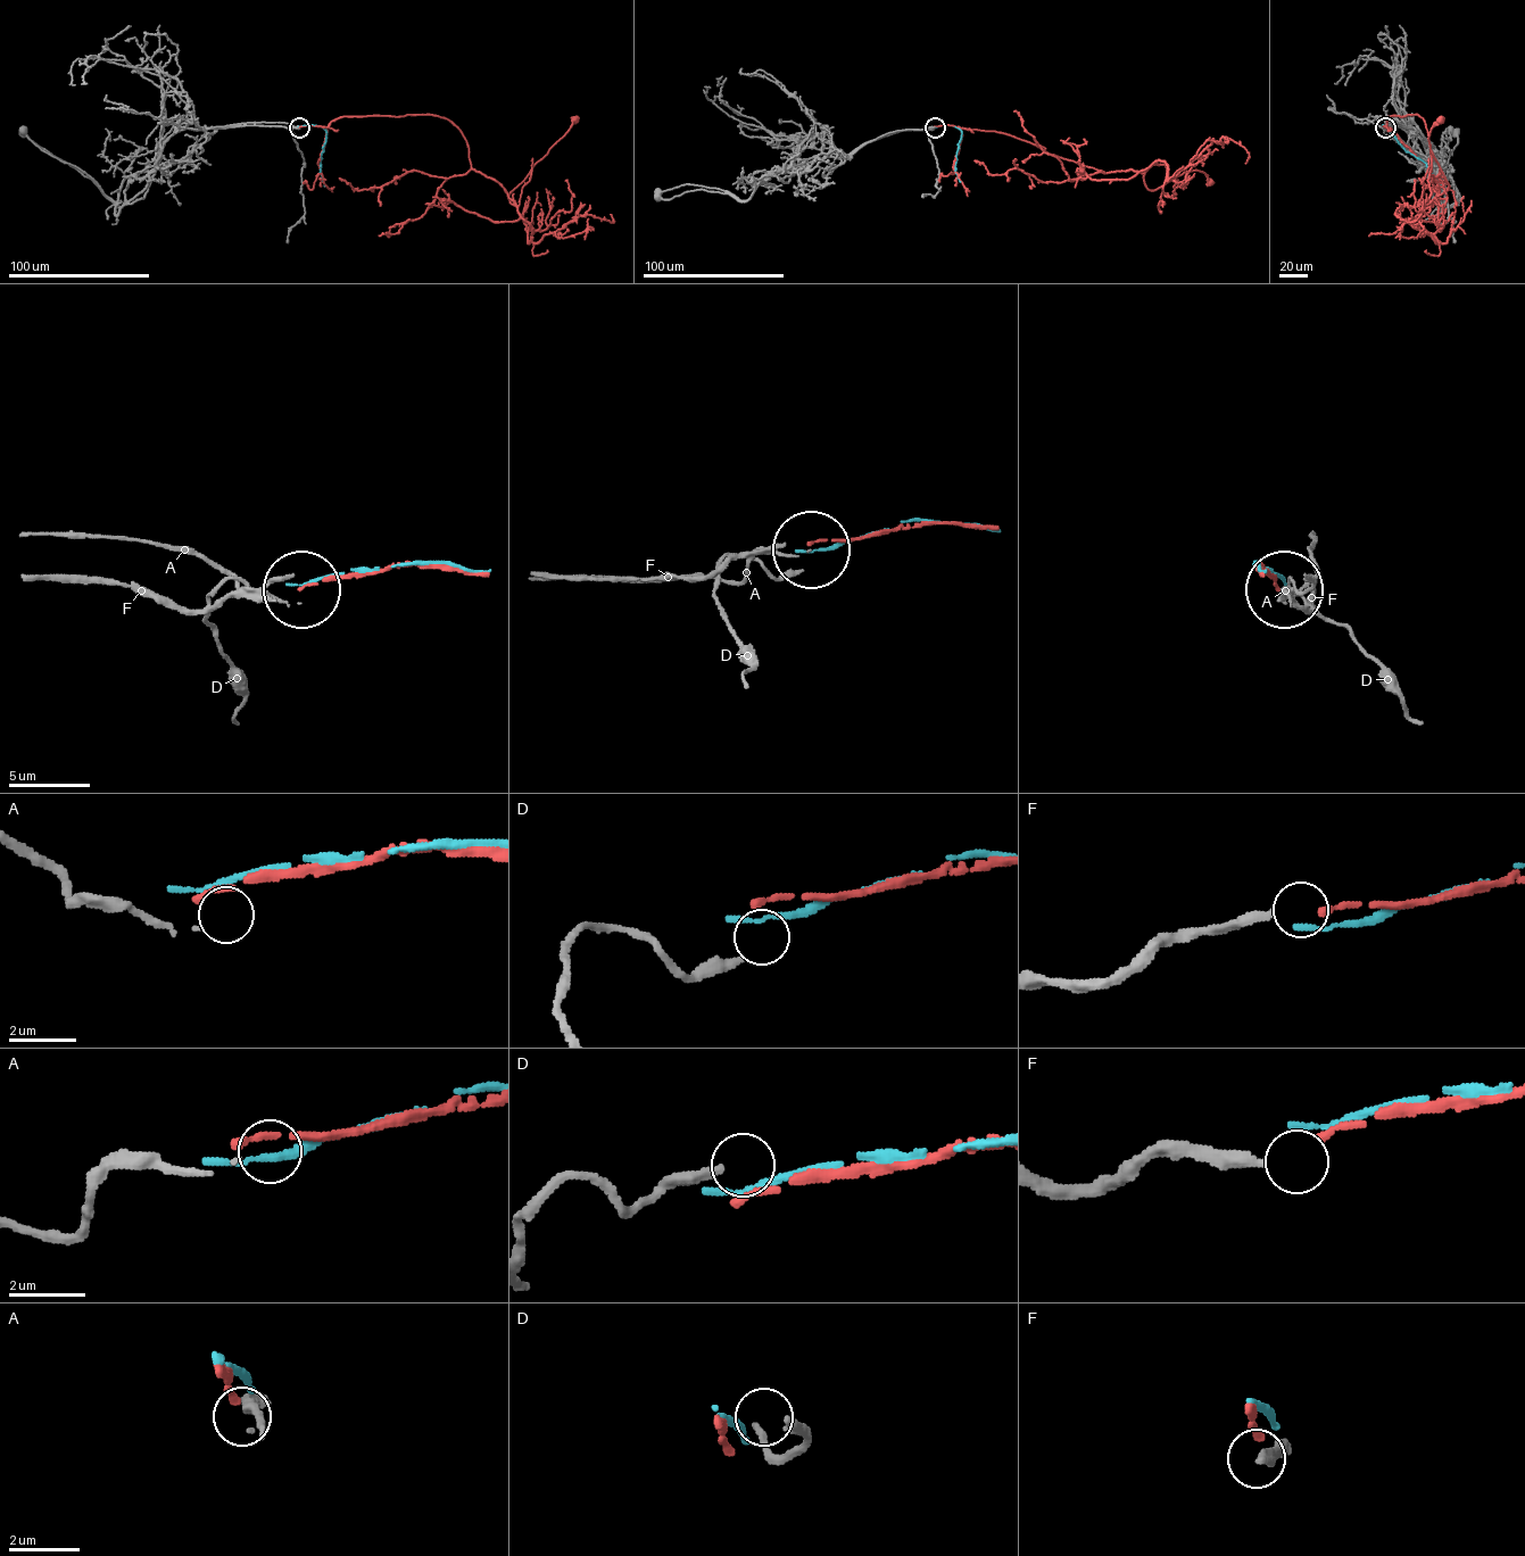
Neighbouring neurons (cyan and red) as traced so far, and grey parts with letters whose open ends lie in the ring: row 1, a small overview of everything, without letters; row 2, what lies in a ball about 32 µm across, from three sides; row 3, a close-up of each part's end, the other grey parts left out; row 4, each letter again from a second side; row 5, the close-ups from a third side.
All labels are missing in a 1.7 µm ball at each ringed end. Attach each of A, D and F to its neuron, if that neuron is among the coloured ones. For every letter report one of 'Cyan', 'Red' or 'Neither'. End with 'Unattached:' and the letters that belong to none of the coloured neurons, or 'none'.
A: Neither
D: Neither
F: Neither
Unattached: A, D, F

